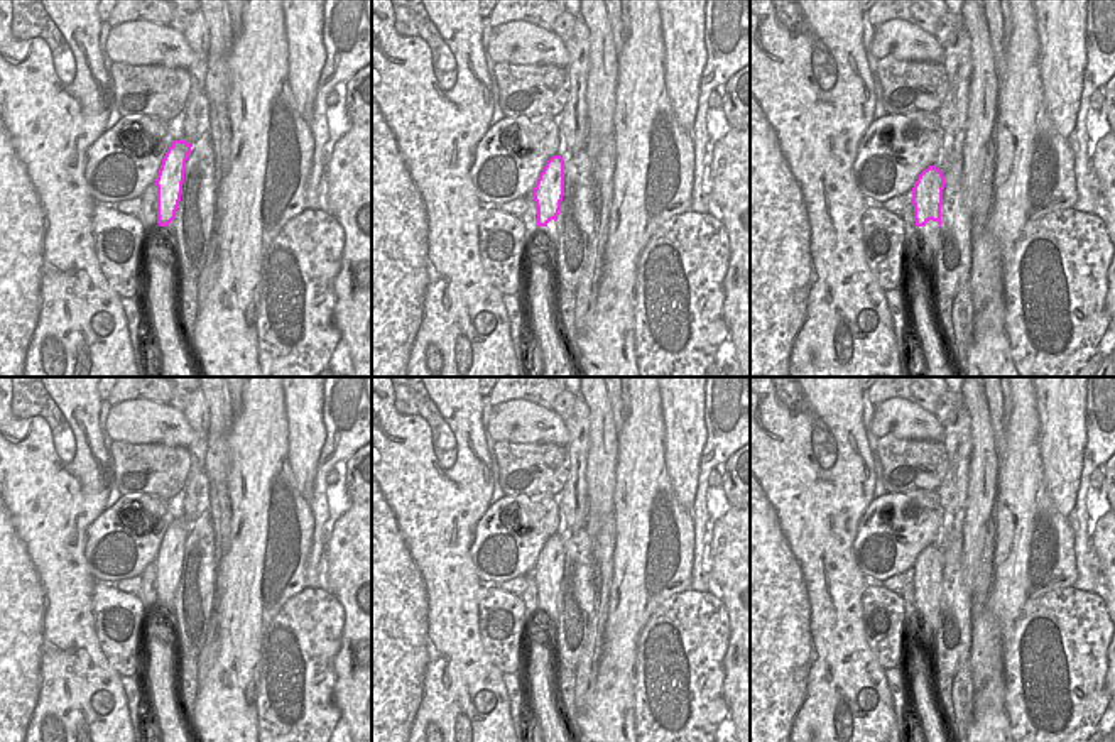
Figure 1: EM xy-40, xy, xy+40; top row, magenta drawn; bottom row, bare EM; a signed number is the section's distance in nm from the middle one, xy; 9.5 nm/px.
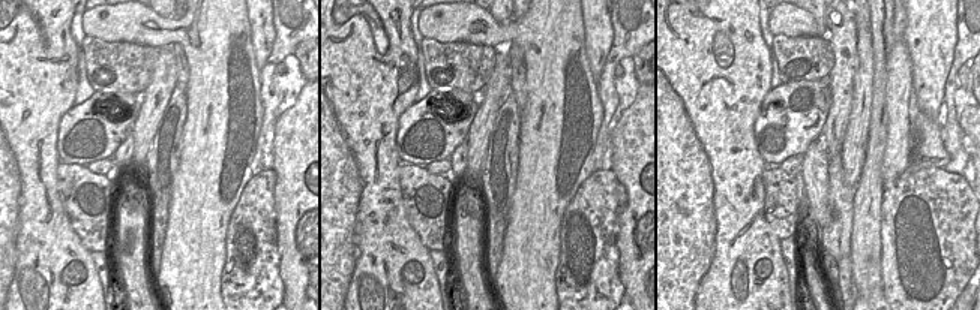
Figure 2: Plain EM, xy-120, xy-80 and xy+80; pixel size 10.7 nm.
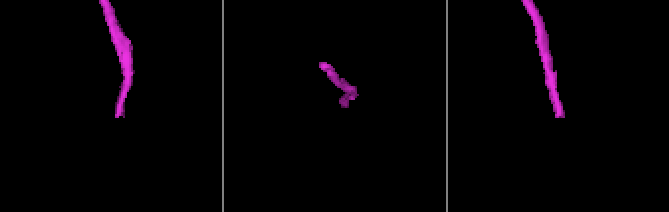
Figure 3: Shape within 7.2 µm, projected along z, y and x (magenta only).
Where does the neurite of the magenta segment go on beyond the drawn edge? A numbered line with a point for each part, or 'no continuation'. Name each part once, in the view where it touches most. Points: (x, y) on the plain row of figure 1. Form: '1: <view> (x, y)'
1: xy+40 (930, 614)

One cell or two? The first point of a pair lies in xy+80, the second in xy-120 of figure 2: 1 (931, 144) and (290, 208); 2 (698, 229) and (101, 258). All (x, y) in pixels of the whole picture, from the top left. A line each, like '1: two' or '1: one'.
1: two
2: two

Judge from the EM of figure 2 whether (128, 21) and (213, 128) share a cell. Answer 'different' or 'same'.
same

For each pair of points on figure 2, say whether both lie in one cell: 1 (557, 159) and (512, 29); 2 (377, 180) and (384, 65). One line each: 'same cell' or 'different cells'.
1: same cell
2: same cell

